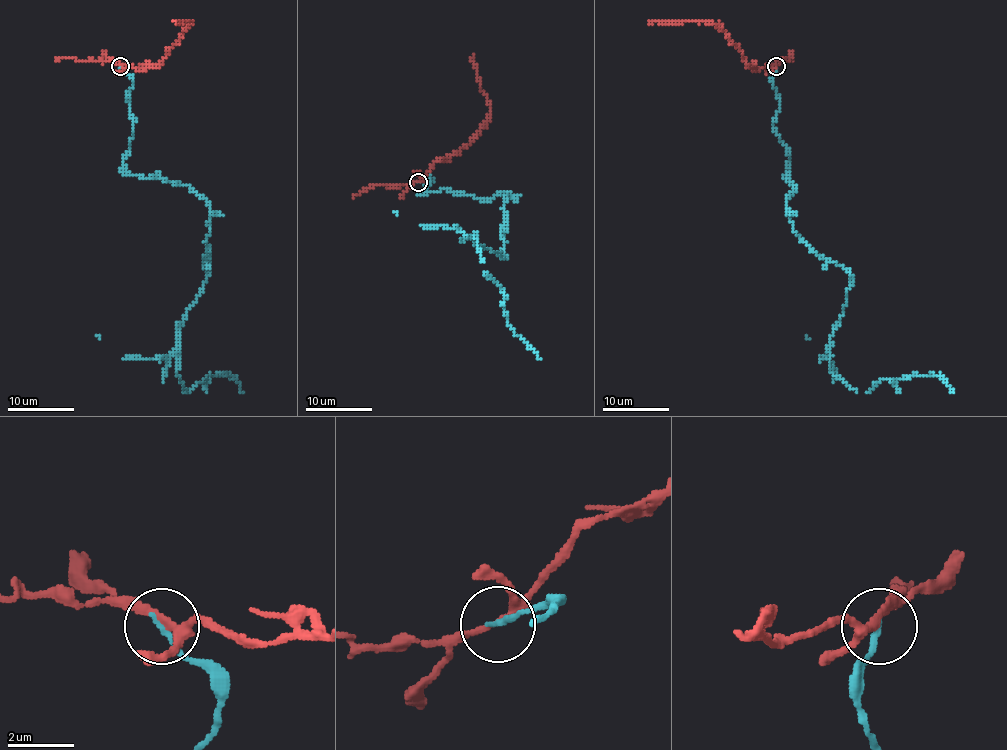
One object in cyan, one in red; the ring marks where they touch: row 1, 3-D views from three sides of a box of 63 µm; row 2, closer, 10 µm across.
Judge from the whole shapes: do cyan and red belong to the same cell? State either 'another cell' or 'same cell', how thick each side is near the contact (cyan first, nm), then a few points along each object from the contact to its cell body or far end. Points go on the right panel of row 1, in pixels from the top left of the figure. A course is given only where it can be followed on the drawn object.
another cell; 190 nm thick on the cyan side, 190 nm on the other; cyan runs (777, 67), (773, 130), (787, 149), (793, 231), (852, 276), (832, 371), (857, 391), (917, 373), (952, 391); red runs (777, 67), (750, 69), (742, 52), (715, 25), (695, 22), (650, 23)

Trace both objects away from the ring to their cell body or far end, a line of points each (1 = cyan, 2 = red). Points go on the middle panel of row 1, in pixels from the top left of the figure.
1: (418, 182), (431, 179), (421, 194), (506, 192), (505, 257), (474, 237), (510, 328), (540, 358)
2: (419, 182), (436, 162), (464, 147), (488, 120), (489, 100), (479, 85), (473, 55)

